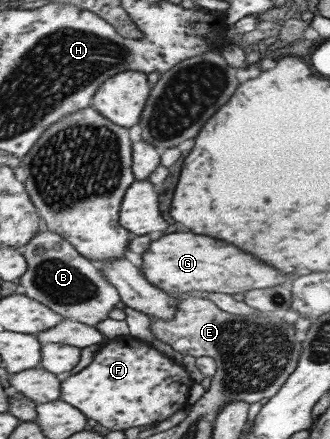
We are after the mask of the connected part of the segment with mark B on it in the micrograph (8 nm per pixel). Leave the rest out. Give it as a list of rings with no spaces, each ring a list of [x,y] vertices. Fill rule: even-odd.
[[[43,228],[21,250],[29,261],[29,270],[19,278],[25,294],[49,305],[49,308],[61,313],[65,318],[96,327],[99,322],[109,318],[109,312],[113,308],[122,306],[119,289],[105,277],[98,265],[83,256],[60,233]]]

